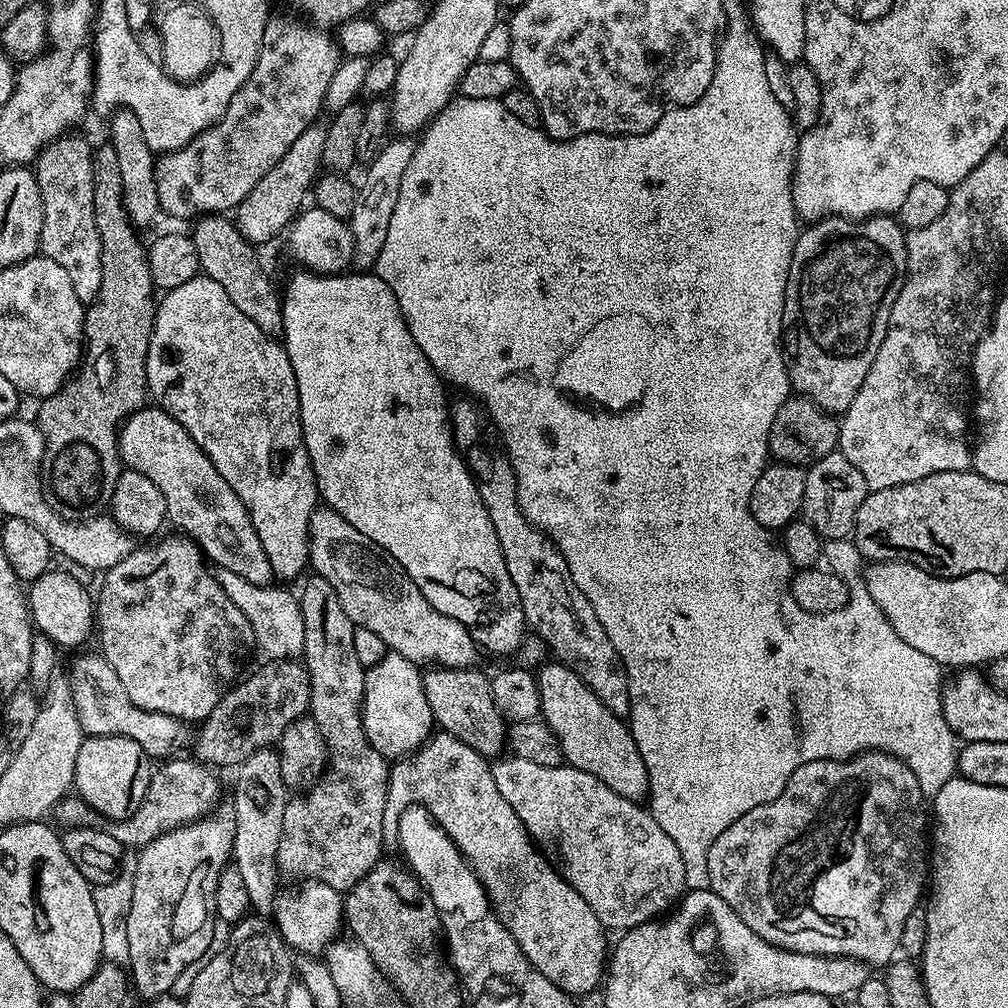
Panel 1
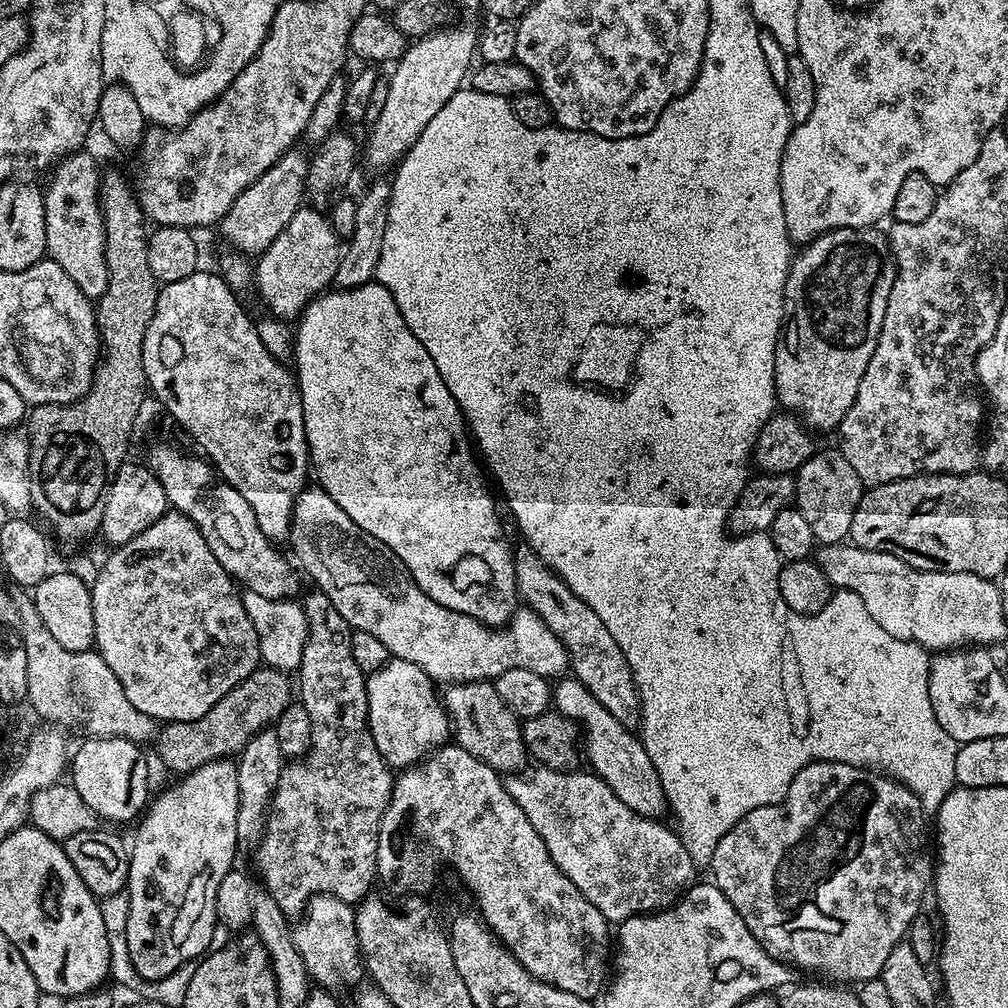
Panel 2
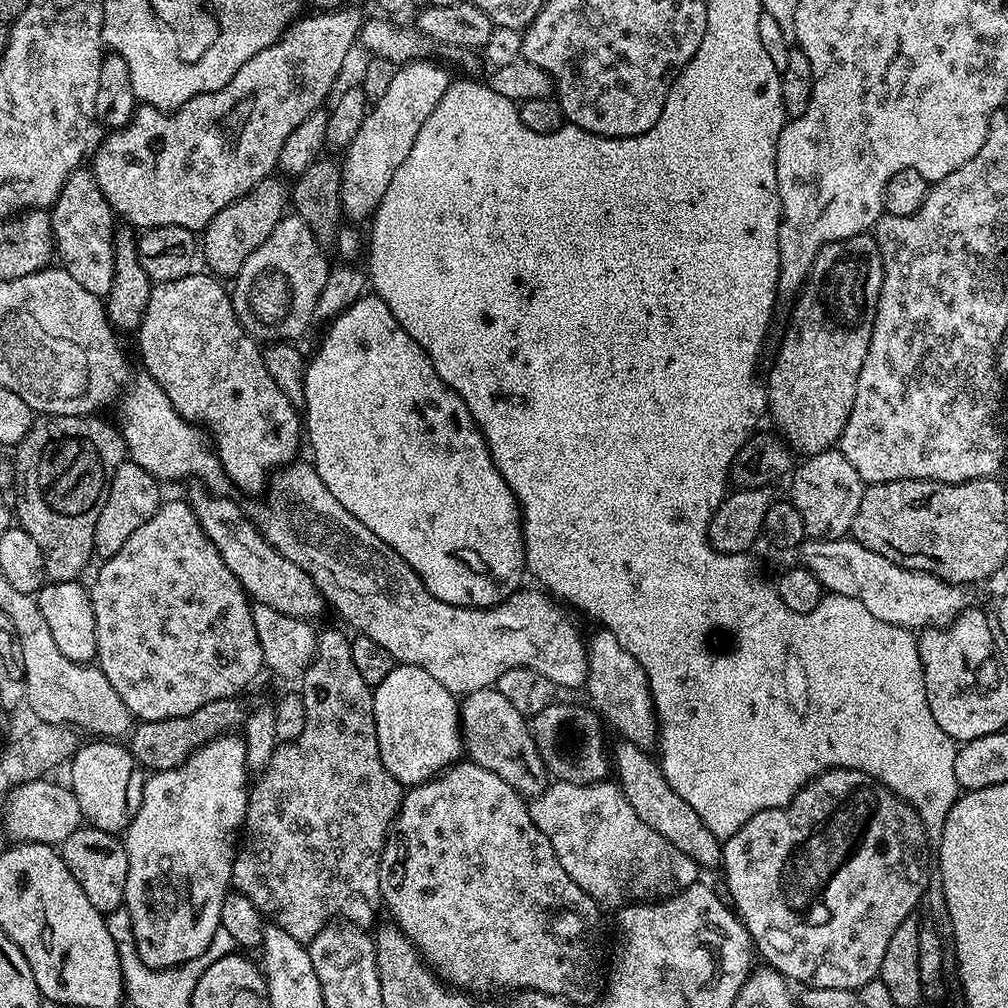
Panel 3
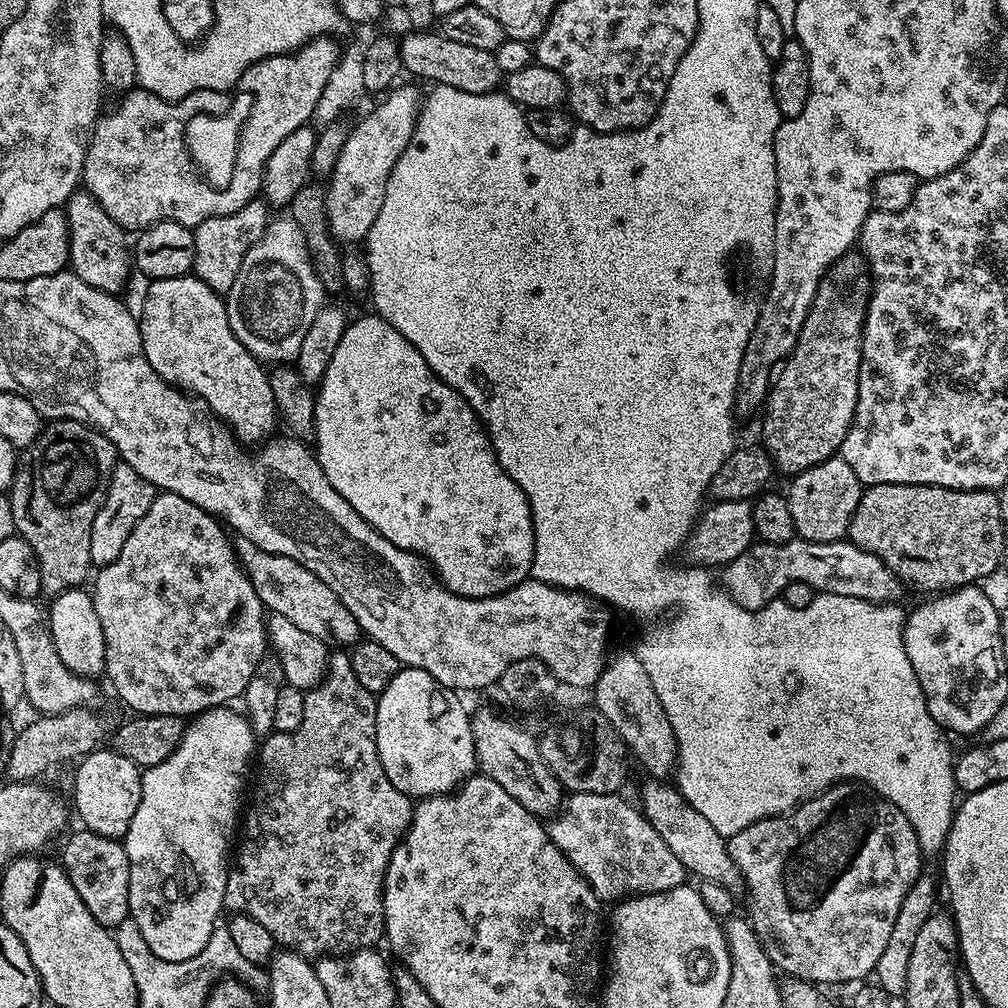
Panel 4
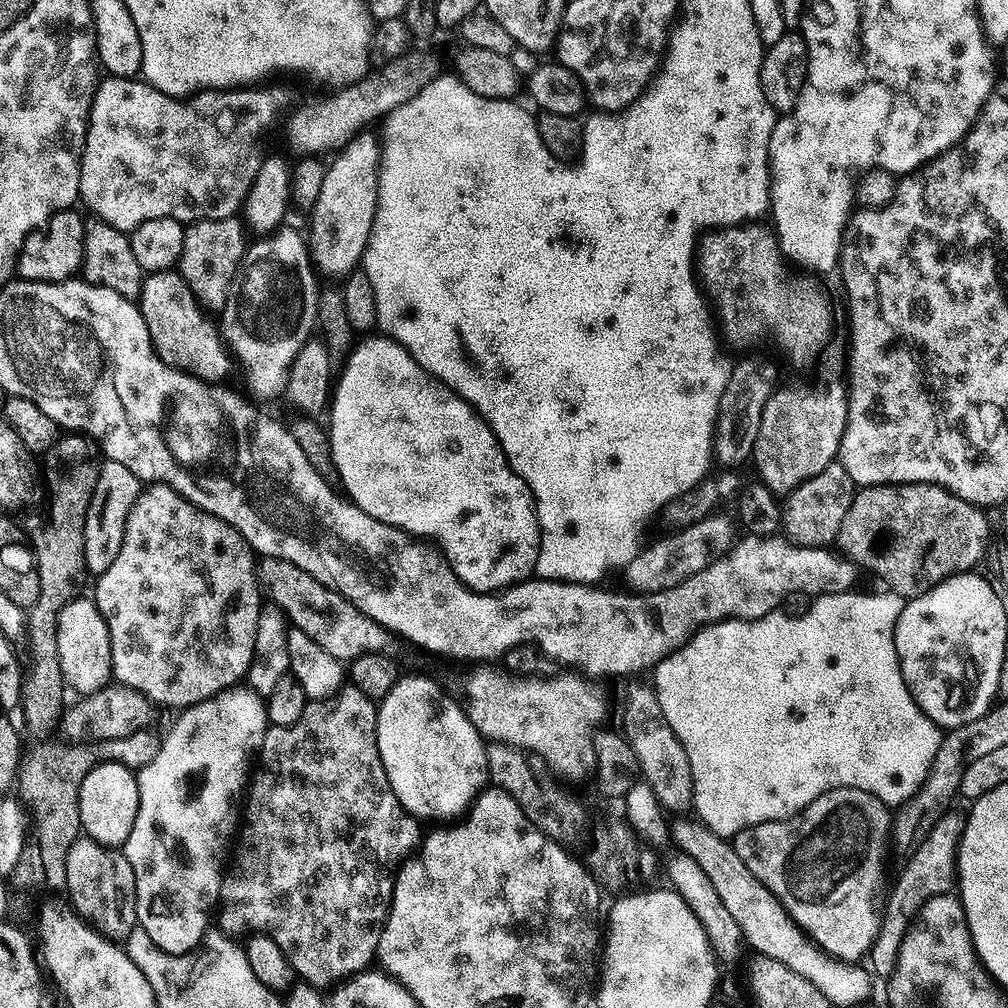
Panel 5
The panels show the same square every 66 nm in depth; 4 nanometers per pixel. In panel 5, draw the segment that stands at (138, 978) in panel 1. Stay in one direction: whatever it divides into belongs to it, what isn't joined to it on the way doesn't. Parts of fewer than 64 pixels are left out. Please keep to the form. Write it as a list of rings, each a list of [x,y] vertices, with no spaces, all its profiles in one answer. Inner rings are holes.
[[[237,686],[228,688],[225,692],[220,692],[217,696],[211,696],[209,700],[183,709],[180,716],[172,724],[172,729],[168,733],[163,733],[158,754],[154,757],[154,762],[150,762],[145,768],[136,772],[138,782],[138,814],[134,818],[134,830],[130,830],[130,838],[122,845],[124,857],[134,866],[134,886],[136,887],[136,923],[139,928],[146,930],[150,934],[150,942],[158,946],[162,951],[170,956],[183,956],[200,945],[200,940],[204,933],[209,931],[208,915],[213,915],[214,909],[220,902],[220,881],[222,879],[222,865],[226,860],[224,847],[233,839],[238,828],[238,804],[236,808],[236,795],[245,791],[250,780],[250,767],[248,768],[248,755],[259,753],[264,735],[269,730],[268,714],[265,710],[261,697],[257,696],[251,688],[247,686]]]

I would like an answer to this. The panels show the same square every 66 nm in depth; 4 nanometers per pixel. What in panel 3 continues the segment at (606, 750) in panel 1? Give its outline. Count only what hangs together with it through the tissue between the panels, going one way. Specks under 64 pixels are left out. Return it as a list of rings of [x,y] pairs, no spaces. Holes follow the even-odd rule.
[[[617,739],[610,748],[610,764],[614,769],[615,783],[619,784],[626,802],[634,809],[634,814],[654,830],[654,834],[662,834],[666,842],[678,846],[682,854],[686,854],[701,869],[712,868],[721,863],[722,844],[721,841],[713,835],[710,829],[694,814],[694,810],[666,782],[664,771],[660,769],[659,763],[652,760],[645,749],[634,746],[634,742],[626,742]]]

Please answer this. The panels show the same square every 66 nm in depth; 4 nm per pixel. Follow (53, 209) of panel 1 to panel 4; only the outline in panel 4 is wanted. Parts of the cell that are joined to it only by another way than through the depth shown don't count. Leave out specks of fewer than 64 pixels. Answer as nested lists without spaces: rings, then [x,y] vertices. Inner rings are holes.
[[[86,190],[73,192],[66,205],[66,215],[70,271],[94,290],[120,294],[128,284],[128,271],[131,273],[134,268],[129,241],[128,244],[124,241],[125,229],[114,222],[114,218],[110,218],[102,206],[98,206],[98,202]]]

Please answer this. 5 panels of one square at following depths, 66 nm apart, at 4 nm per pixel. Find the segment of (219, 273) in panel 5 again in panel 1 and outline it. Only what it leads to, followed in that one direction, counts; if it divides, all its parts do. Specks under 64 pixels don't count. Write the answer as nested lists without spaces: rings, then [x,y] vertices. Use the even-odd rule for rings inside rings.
[[[317,122],[311,124],[294,141],[294,146],[274,162],[266,174],[258,181],[258,186],[246,194],[246,198],[234,209],[234,223],[239,232],[244,235],[253,246],[261,246],[267,240],[283,233],[296,219],[298,213],[305,207],[310,196],[310,189],[321,171],[323,165],[323,147],[326,141],[328,124]]]

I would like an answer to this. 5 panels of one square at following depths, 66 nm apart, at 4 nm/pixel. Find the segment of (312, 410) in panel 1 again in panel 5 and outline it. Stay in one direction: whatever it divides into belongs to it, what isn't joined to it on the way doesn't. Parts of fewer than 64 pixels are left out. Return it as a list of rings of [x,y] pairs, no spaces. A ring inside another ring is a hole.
[[[368,334],[361,340],[353,343],[351,351],[343,361],[344,369],[341,372],[339,369],[335,377],[330,407],[326,412],[328,453],[332,456],[334,476],[340,479],[339,487],[343,495],[347,496],[353,504],[357,504],[366,514],[370,514],[370,518],[388,524],[391,528],[399,528],[400,531],[407,532],[409,537],[423,538],[431,542],[443,552],[444,559],[448,561],[454,574],[473,592],[499,592],[529,579],[535,573],[540,549],[540,523],[536,517],[536,500],[530,494],[526,482],[522,482],[522,478],[514,474],[514,470],[508,464],[508,459],[504,456],[498,438],[492,433],[488,423],[459,394],[447,388],[441,380],[434,378],[425,368],[418,366],[416,359],[397,340],[383,334]]]

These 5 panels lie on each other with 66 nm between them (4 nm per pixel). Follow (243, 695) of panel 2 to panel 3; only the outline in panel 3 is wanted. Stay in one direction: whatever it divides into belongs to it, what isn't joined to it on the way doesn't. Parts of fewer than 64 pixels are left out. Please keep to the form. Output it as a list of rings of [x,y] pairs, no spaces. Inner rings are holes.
[[[239,699],[210,702],[189,716],[178,718],[162,718],[161,720],[145,720],[133,727],[126,740],[126,747],[132,757],[140,763],[140,767],[149,773],[174,770],[190,758],[203,744],[209,744],[214,738],[232,734],[243,725],[246,719],[246,708],[240,705]]]

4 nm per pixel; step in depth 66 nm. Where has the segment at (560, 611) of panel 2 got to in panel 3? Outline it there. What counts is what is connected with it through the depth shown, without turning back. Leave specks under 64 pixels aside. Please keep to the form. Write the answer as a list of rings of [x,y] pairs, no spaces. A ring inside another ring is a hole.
[[[599,630],[587,641],[588,679],[586,689],[591,707],[602,717],[603,723],[617,733],[619,739],[634,742],[634,746],[652,750],[658,744],[658,725],[656,708],[652,704],[652,691],[648,685],[646,674],[637,660],[628,653],[606,630]]]

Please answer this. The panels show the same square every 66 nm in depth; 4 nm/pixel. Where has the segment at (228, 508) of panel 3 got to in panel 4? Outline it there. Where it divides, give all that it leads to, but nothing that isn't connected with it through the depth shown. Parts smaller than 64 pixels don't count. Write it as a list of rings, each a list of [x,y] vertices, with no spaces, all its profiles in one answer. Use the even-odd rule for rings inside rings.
[[[236,536],[234,540],[236,559],[244,567],[245,574],[250,578],[258,598],[271,615],[287,618],[306,630],[306,634],[314,634],[323,644],[329,646],[352,646],[361,639],[362,633],[354,614],[342,606],[338,594],[318,578],[302,562],[294,562],[294,558],[286,558],[278,554],[270,554],[244,536]],[[336,644],[336,645],[335,645]],[[348,644],[348,645],[344,645]]]

